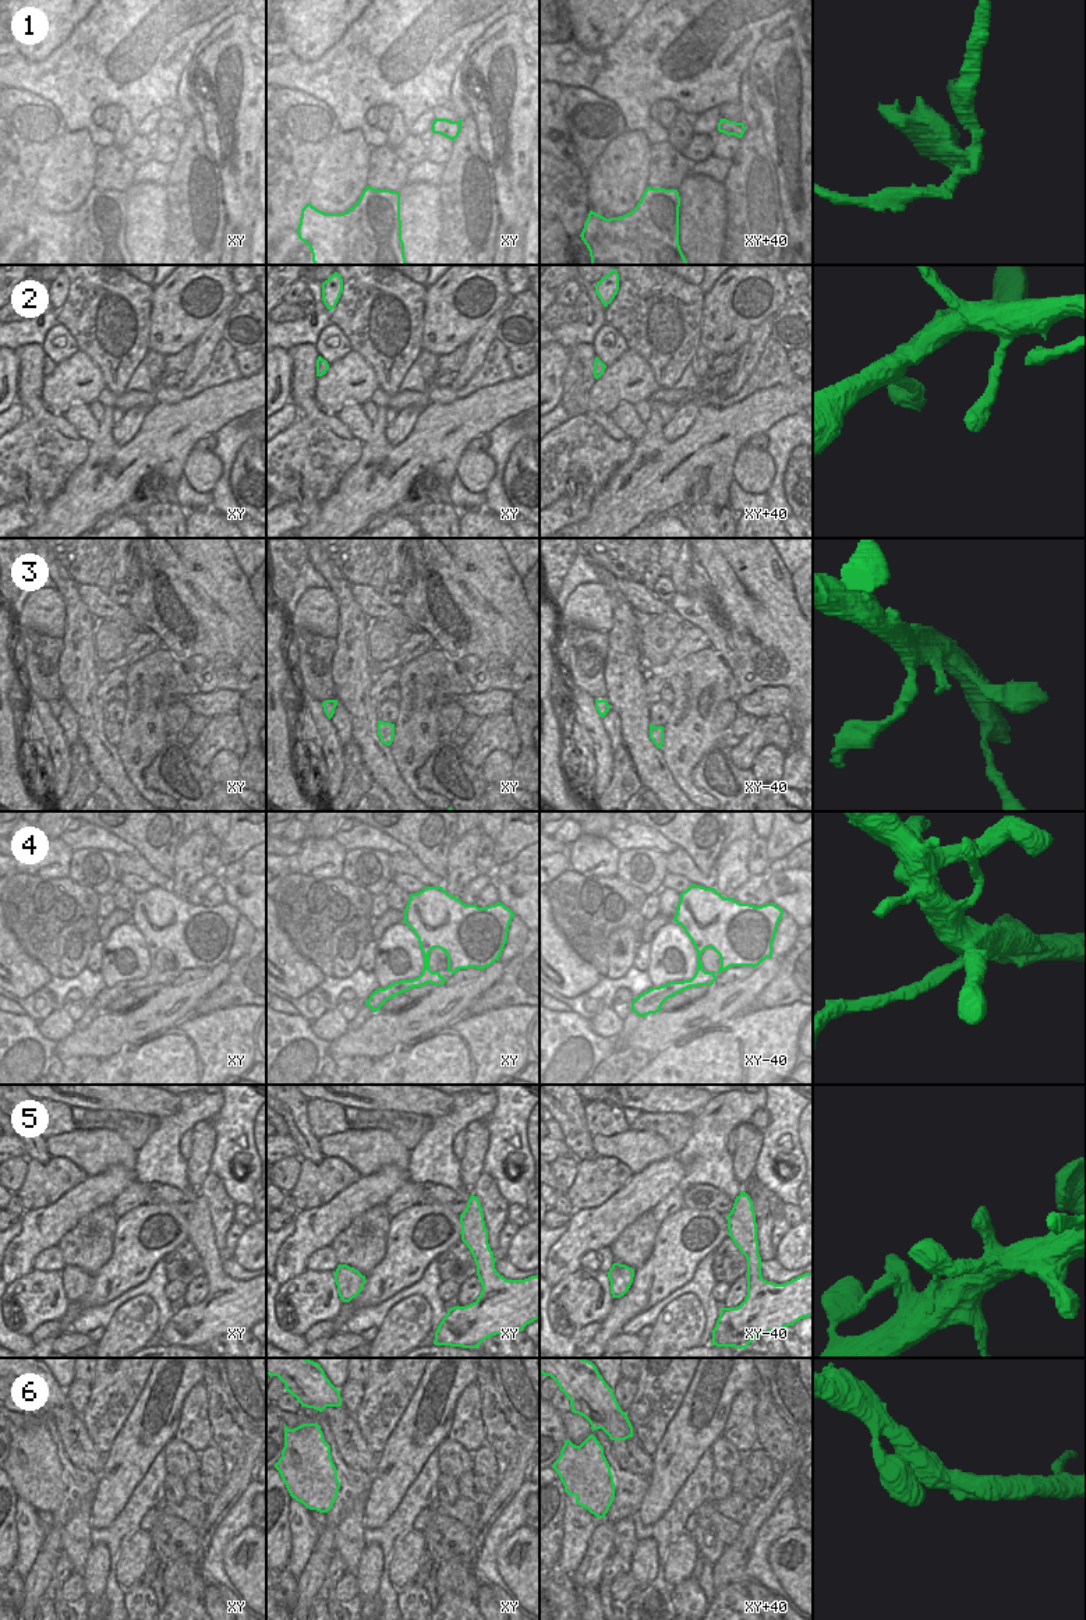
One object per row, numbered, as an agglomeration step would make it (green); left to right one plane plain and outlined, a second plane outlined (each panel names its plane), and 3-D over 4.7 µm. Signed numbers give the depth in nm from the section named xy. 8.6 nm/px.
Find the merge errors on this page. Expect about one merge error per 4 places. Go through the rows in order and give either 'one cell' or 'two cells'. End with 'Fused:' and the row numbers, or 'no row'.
1: one cell
2: one cell
3: one cell
4: one cell
5: one cell
6: one cell
Fused: no row

